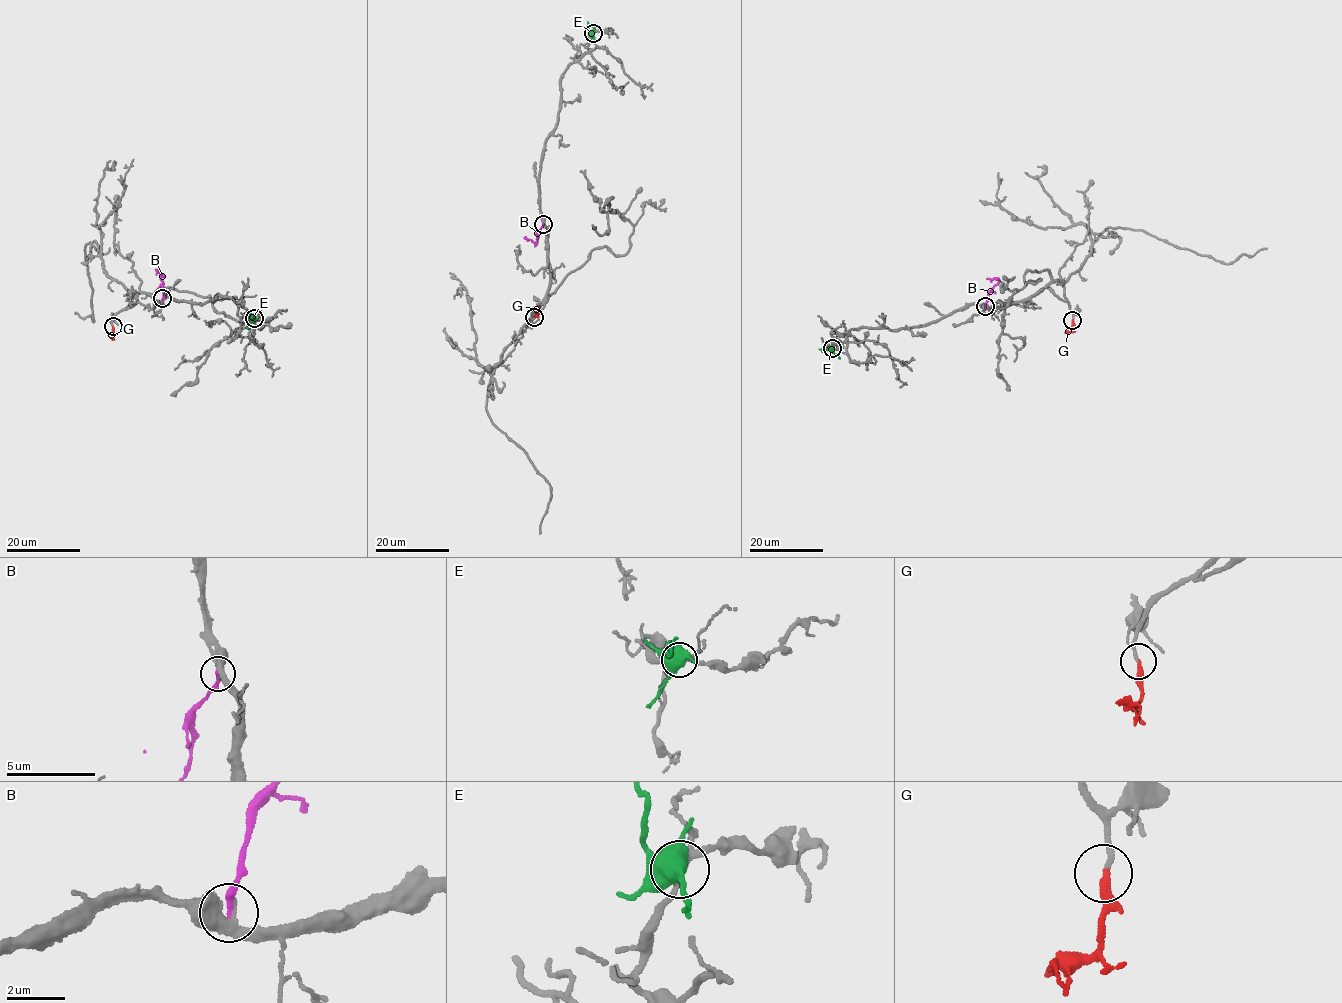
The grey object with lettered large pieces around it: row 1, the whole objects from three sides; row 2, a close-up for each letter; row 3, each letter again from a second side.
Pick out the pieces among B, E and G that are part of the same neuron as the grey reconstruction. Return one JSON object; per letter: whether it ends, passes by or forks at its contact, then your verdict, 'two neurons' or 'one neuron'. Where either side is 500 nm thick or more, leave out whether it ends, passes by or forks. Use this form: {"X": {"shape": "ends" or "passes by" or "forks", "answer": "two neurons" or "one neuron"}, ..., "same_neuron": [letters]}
{"B": {"shape": "ends", "answer": "two neurons"}, "E": {"answer": "two neurons"}, "G": {"shape": "ends", "answer": "one neuron"}, "same_neuron": ["G"]}

